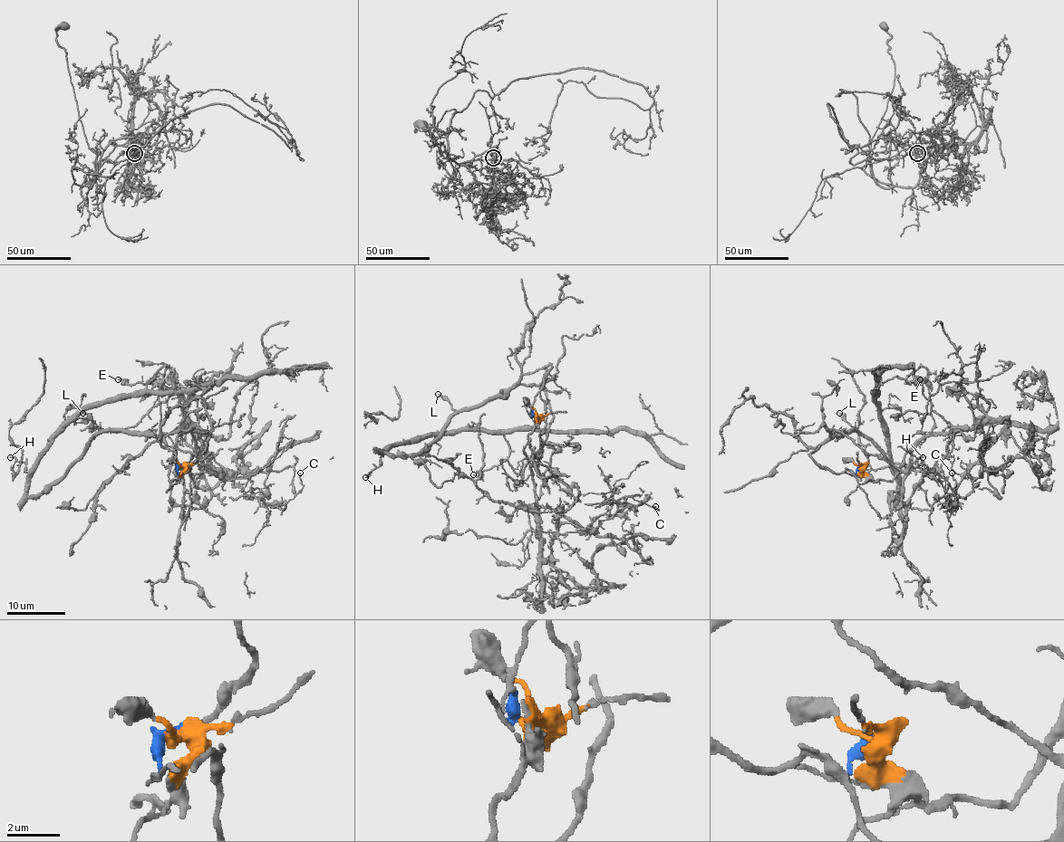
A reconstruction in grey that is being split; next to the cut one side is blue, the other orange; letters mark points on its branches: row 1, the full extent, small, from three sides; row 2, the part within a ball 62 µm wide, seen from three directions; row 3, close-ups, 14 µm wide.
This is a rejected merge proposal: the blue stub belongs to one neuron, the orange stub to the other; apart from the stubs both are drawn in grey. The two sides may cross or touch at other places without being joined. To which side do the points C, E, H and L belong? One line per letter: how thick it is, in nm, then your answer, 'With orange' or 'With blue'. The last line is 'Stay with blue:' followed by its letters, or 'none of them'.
C: Thickness 110 nm. With orange
E: Thickness 190 nm. With blue
H: Thickness 200 nm. With blue
L: Thickness 170 nm. With blue
Stay with blue: E, H, L

